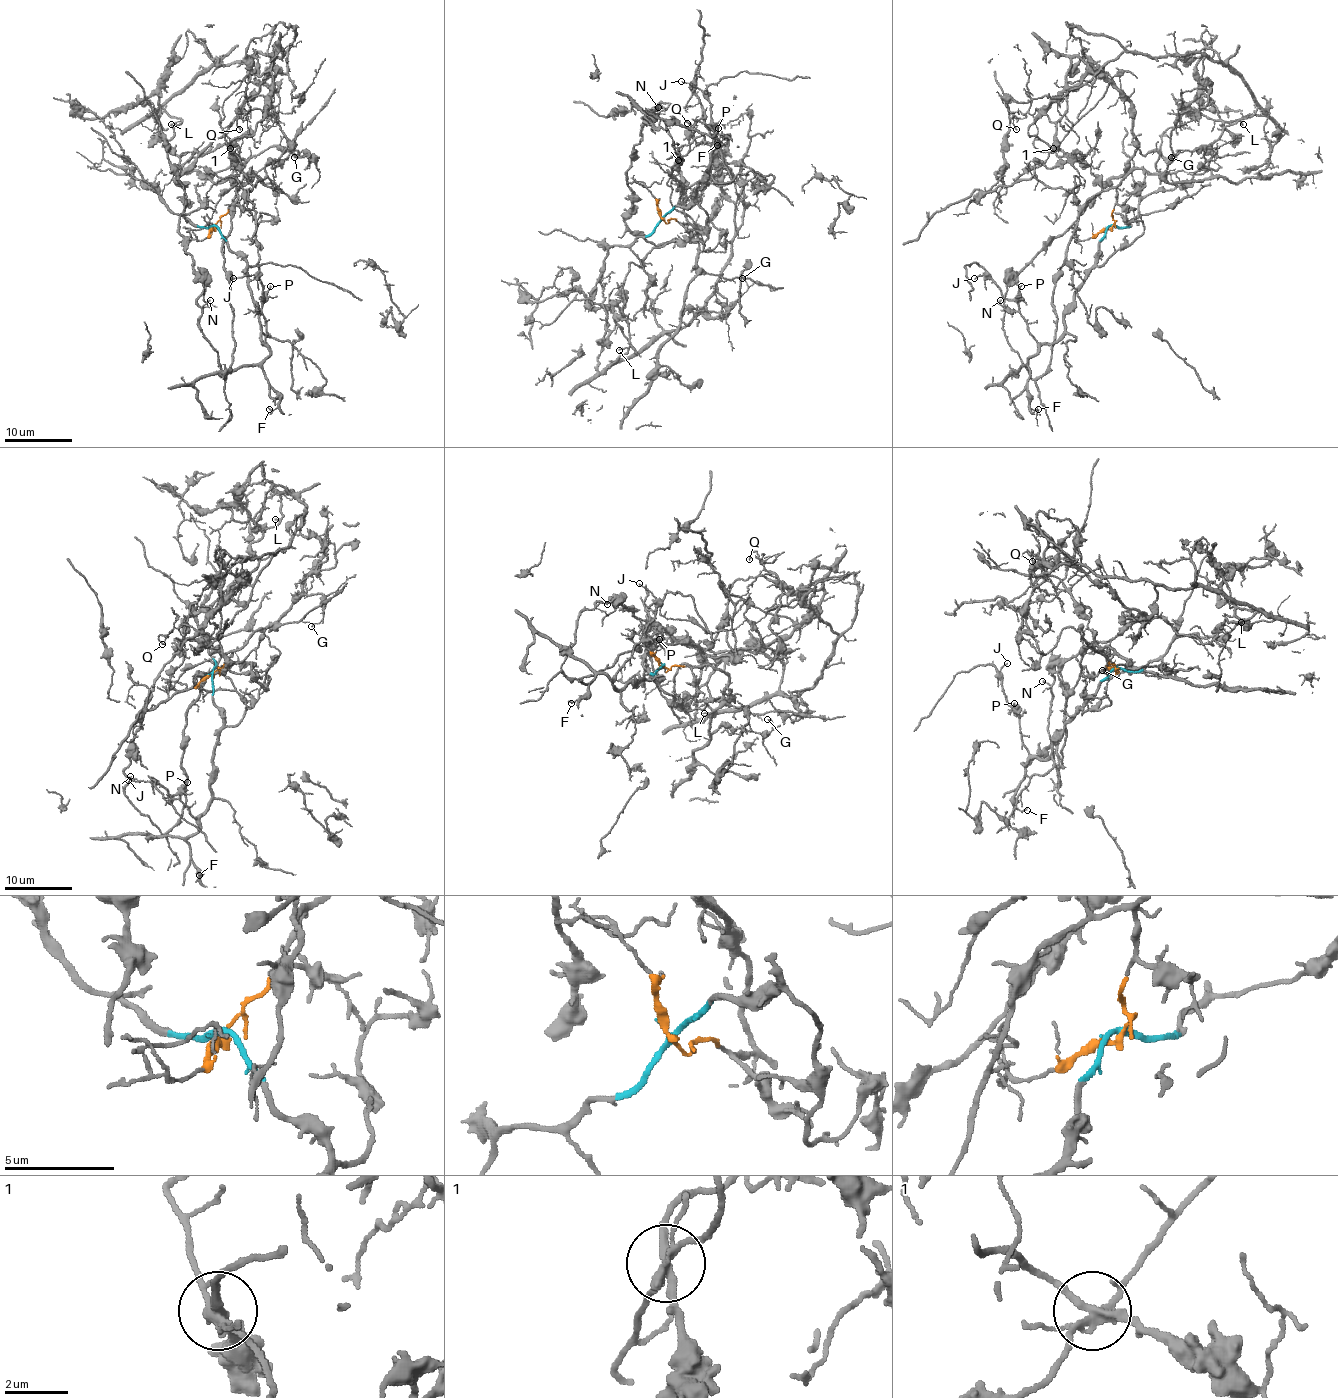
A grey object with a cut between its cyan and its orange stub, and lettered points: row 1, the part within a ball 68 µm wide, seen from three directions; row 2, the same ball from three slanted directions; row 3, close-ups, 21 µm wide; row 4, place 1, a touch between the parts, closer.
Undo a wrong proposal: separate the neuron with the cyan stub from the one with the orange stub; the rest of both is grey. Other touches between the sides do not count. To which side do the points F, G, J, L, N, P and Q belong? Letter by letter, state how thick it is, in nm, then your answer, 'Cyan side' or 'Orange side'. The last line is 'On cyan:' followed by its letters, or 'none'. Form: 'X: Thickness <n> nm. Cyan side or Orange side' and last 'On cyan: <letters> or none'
F: Thickness 90 nm. Cyan side
G: Thickness 80 nm. Orange side
J: Thickness 100 nm. Cyan side
L: Thickness 140 nm. Orange side
N: Thickness 130 nm. Orange side
P: Thickness 150 nm. Cyan side
Q: Thickness 120 nm. Orange side
On cyan: F, J, P

